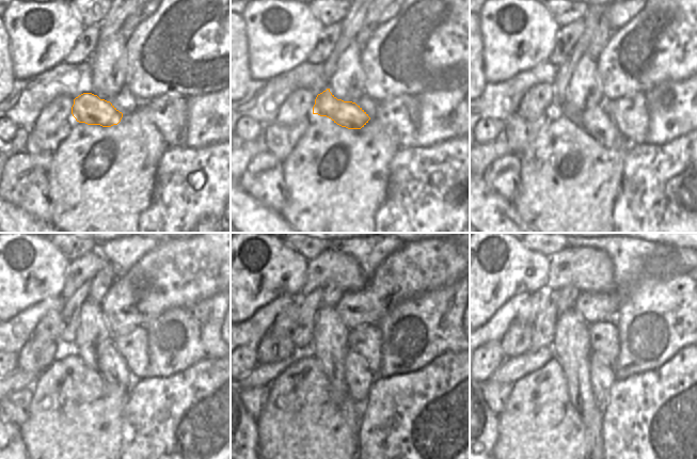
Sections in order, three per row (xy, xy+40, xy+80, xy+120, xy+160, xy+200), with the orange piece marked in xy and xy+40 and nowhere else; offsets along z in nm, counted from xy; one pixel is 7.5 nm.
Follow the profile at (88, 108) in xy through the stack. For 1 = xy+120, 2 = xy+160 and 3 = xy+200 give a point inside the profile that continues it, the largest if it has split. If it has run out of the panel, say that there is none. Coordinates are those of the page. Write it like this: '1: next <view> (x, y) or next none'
1: next xy+120 (112, 366)
2: next xy+160 (360, 378)
3: next xy+200 (602, 377)

